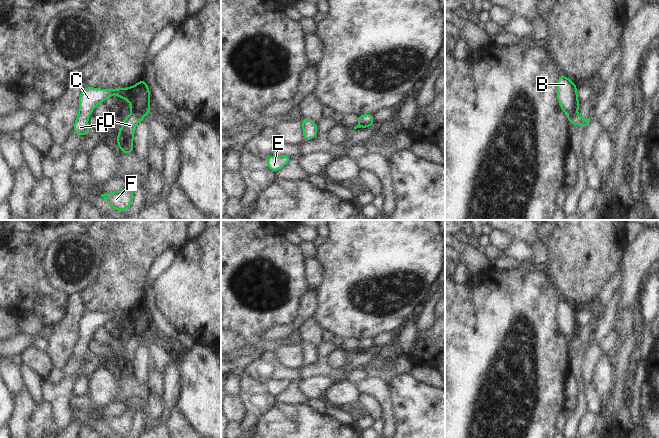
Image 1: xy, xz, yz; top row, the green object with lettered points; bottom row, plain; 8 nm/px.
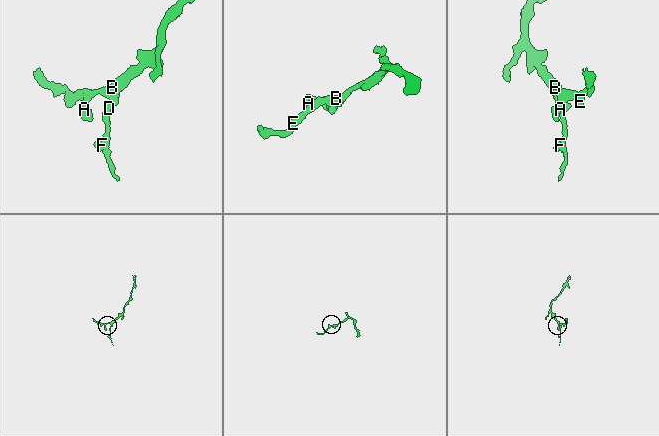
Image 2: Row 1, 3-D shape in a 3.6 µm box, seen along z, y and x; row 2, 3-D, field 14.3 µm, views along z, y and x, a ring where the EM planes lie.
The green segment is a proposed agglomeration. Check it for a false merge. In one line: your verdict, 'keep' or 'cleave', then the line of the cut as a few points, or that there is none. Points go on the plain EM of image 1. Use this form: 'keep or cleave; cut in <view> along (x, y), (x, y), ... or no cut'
cleave; cut in xy along (133, 334), (141, 341)

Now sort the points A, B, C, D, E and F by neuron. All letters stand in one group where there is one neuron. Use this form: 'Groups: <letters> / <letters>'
Groups: A B C E / D F.

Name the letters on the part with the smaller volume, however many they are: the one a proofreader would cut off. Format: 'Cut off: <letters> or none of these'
Cut off: D, F

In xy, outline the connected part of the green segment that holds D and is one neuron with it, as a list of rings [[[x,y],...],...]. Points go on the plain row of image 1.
[[[133,335],[125,344],[121,354],[117,360],[117,367],[121,373],[121,376],[125,378],[133,377],[133,359],[135,356],[135,350],[140,345],[141,341],[136,335]]]

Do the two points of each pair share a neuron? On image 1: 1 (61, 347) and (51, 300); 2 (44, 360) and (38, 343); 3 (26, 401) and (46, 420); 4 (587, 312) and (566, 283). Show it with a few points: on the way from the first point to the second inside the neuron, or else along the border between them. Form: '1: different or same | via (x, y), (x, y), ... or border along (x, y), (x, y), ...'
1: different | border along (67, 301), (64, 307), (64, 315), (53, 325)
2: different | border along (32, 345), (46, 352)
3: different | border along (36, 405), (26, 427)
4: different | border along (593, 304), (581, 306), (577, 310)

